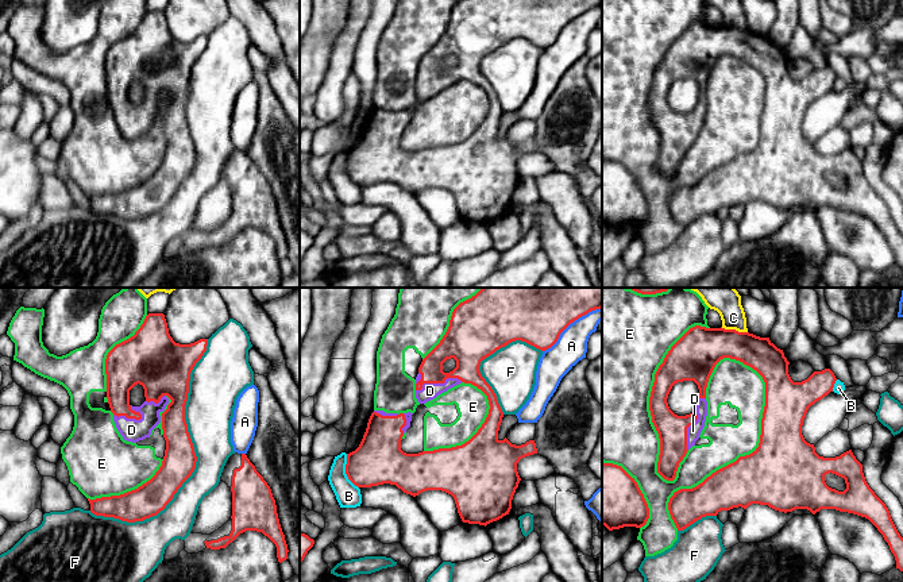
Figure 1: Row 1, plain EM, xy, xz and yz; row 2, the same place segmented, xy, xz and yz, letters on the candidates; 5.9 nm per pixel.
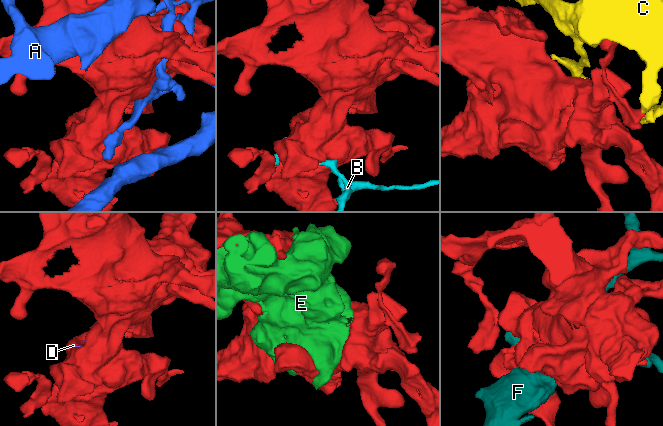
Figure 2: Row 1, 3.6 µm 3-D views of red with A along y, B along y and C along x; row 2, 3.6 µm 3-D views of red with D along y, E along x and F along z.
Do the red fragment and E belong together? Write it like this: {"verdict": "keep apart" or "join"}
{"verdict": "keep apart"}

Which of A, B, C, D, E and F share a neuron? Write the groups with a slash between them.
A C / B / D / E / F

